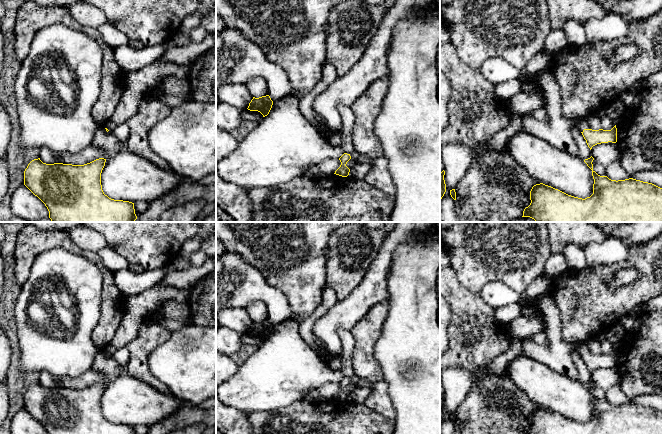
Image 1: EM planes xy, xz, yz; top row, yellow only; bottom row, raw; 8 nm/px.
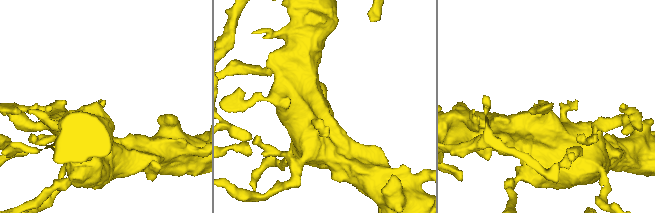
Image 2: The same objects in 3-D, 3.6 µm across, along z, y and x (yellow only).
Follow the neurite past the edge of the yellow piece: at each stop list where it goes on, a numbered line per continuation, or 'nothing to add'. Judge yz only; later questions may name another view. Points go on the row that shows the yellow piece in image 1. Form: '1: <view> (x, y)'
1: yz (581, 123)

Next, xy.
1: xy (138, 83)

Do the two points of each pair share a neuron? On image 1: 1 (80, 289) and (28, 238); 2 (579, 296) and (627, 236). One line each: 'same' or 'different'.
1: different
2: different

